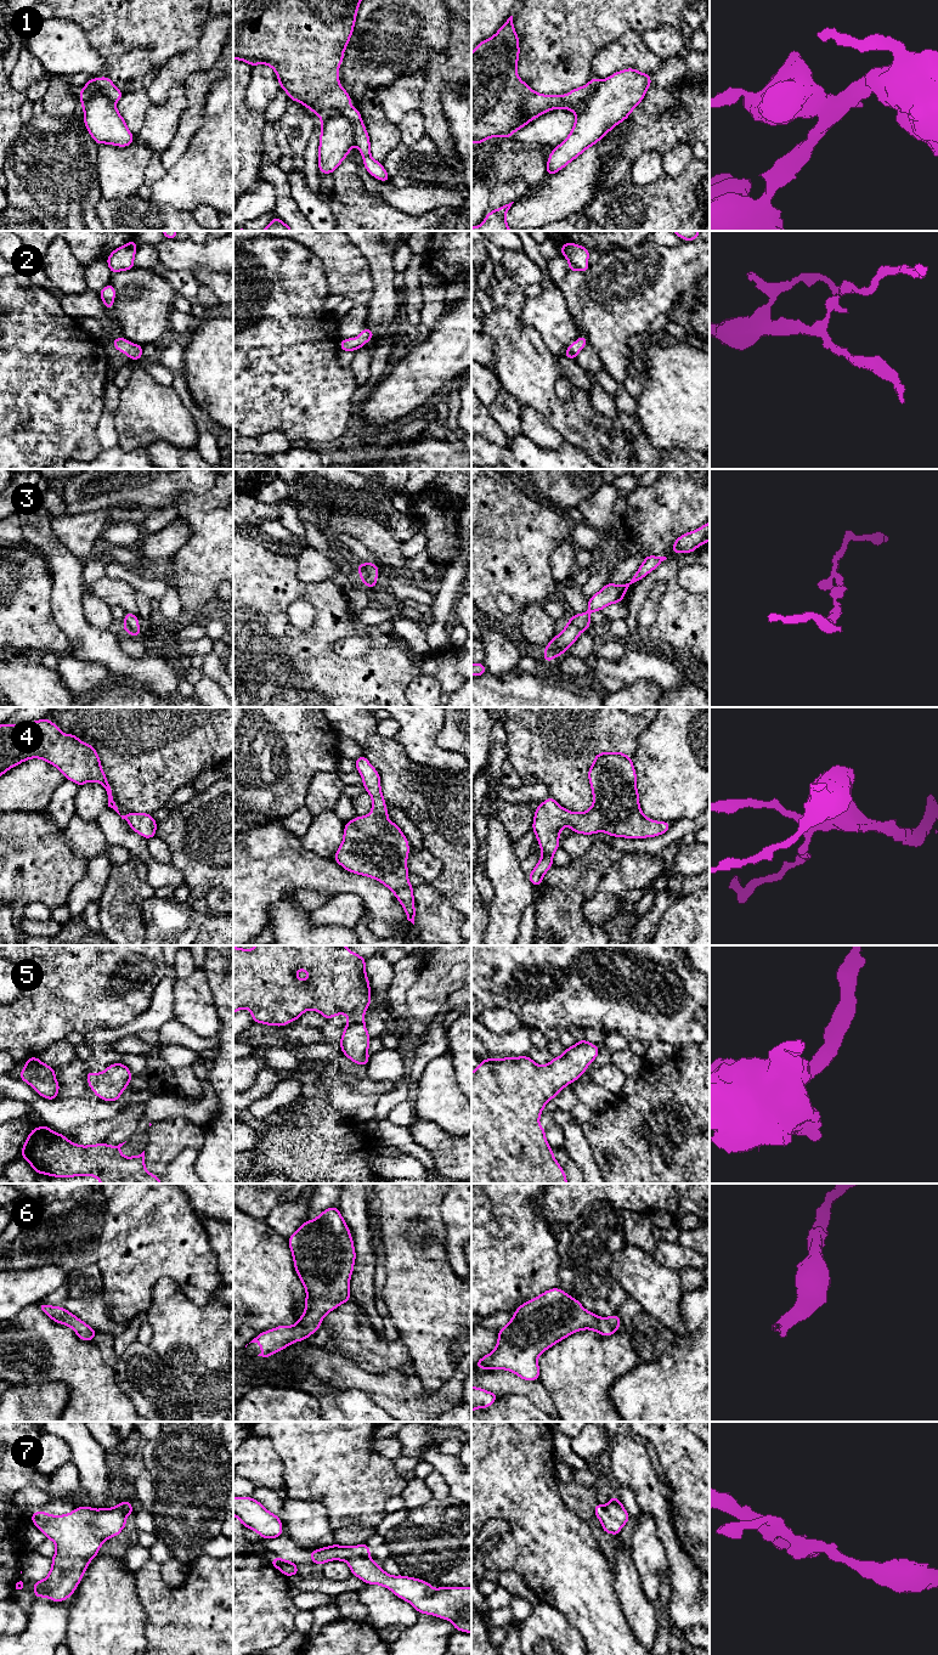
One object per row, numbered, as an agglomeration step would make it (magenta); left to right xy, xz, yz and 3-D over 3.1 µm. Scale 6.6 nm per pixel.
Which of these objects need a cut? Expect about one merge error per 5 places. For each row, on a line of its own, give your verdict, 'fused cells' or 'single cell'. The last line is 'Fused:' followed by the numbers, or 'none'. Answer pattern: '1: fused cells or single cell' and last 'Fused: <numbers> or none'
1: fused cells
2: single cell
3: single cell
4: single cell
5: single cell
6: single cell
7: single cell
Fused: 1

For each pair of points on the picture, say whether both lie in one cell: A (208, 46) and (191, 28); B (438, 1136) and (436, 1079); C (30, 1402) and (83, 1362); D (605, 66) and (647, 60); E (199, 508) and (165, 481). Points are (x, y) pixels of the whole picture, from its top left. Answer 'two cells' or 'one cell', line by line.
A: two cells
B: two cells
C: two cells
D: one cell
E: two cells

